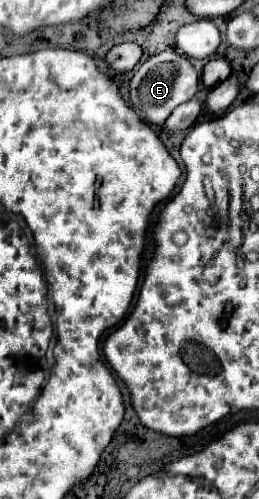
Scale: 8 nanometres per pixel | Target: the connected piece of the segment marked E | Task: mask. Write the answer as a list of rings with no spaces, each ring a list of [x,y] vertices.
[[[165,50],[161,54],[151,56],[147,62],[143,62],[139,66],[139,70],[135,72],[135,76],[129,82],[131,86],[131,106],[135,108],[135,112],[139,116],[143,116],[149,124],[157,124],[161,126],[169,114],[183,102],[191,100],[197,90],[199,90],[199,74],[195,72],[191,60],[183,54],[179,54],[177,50]]]

